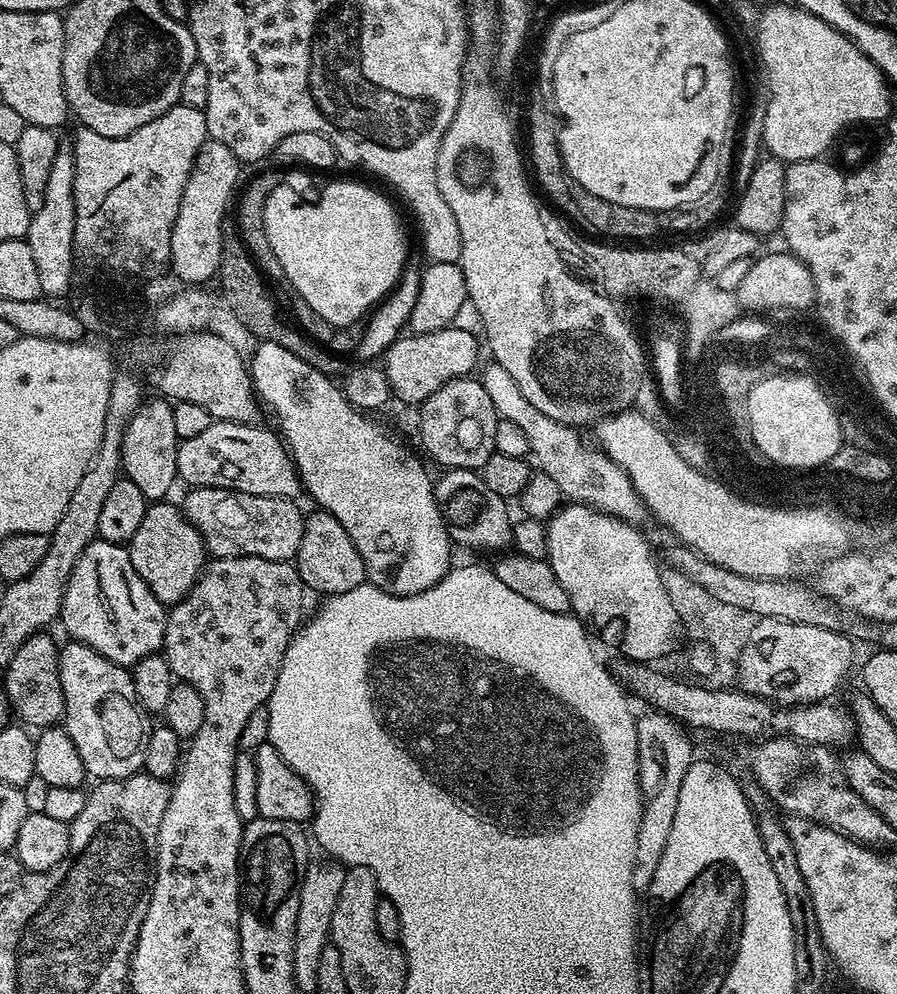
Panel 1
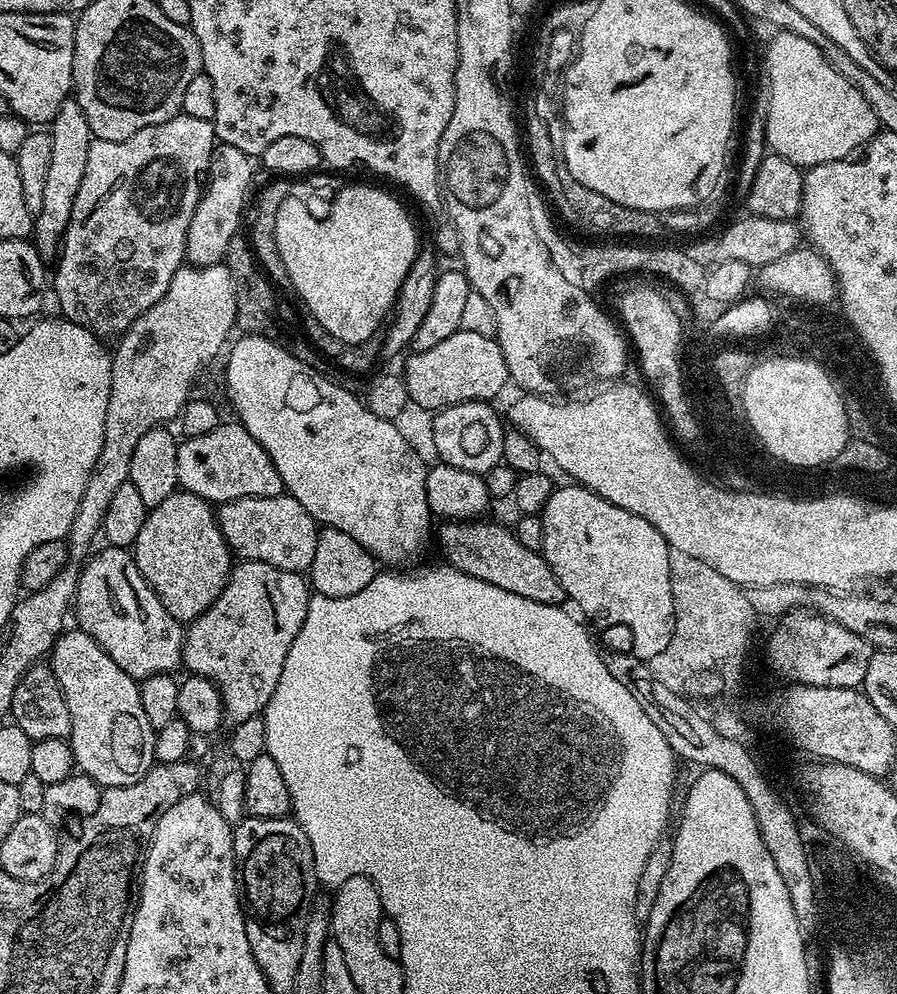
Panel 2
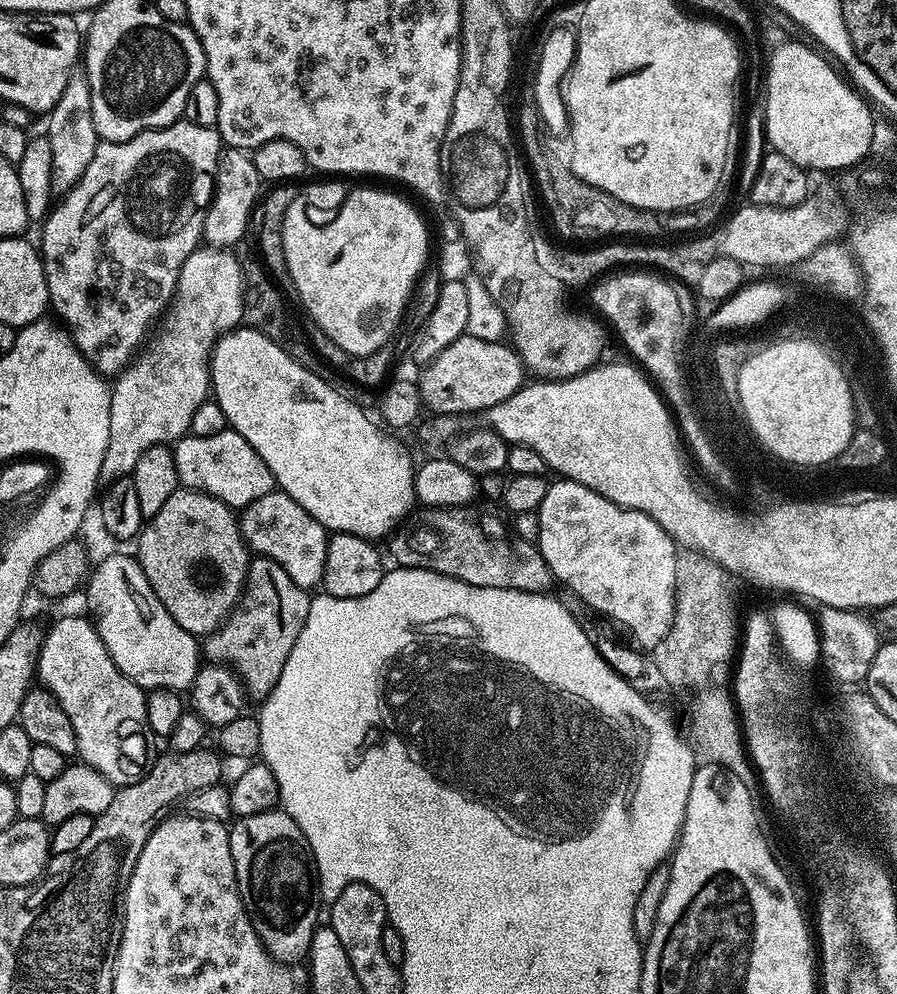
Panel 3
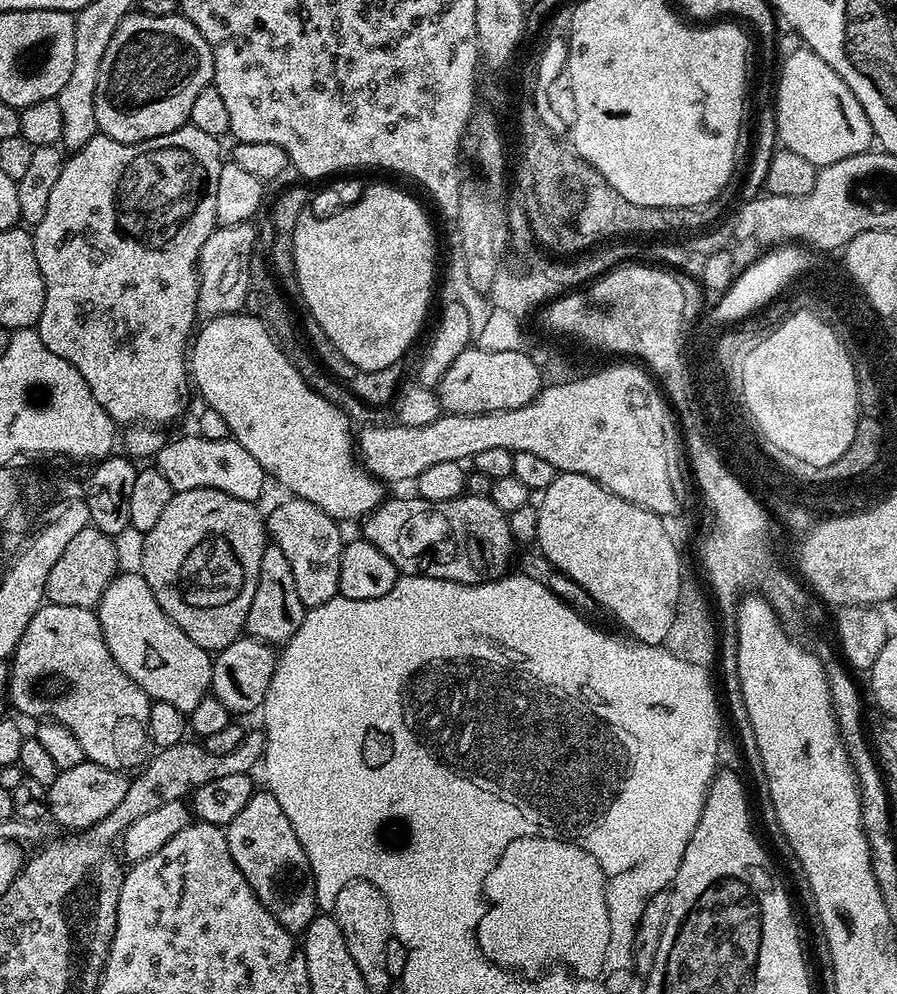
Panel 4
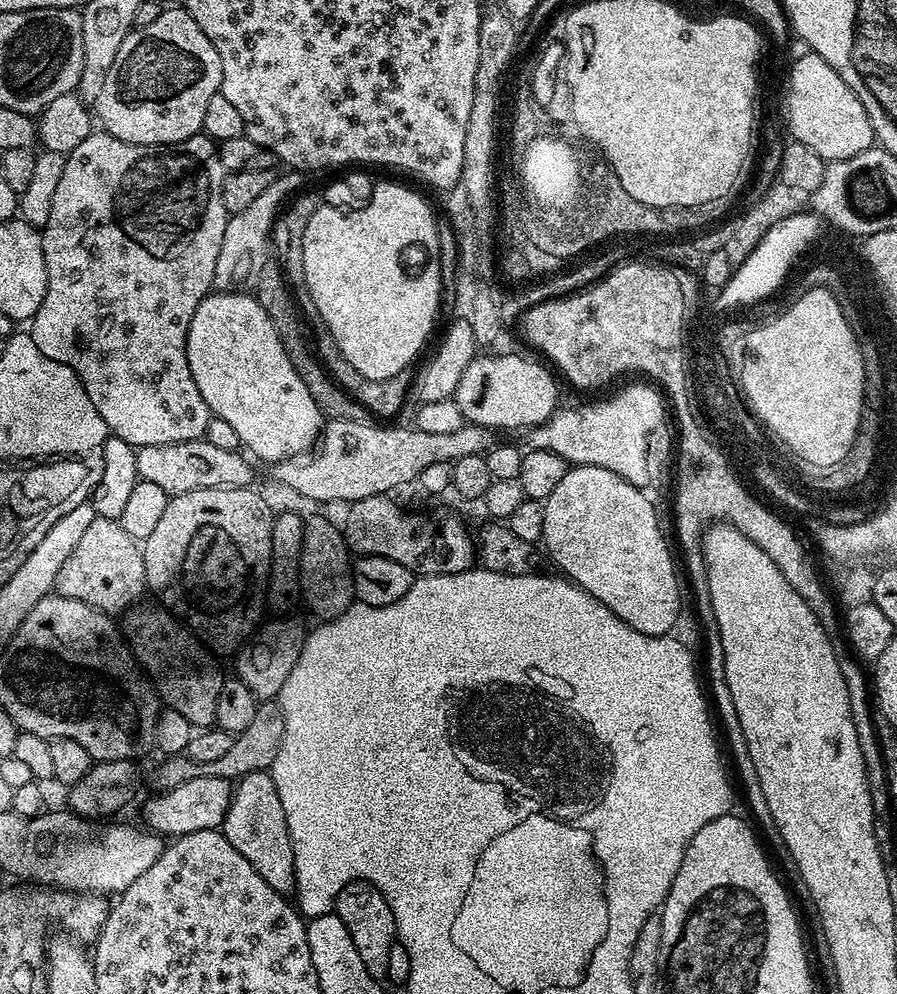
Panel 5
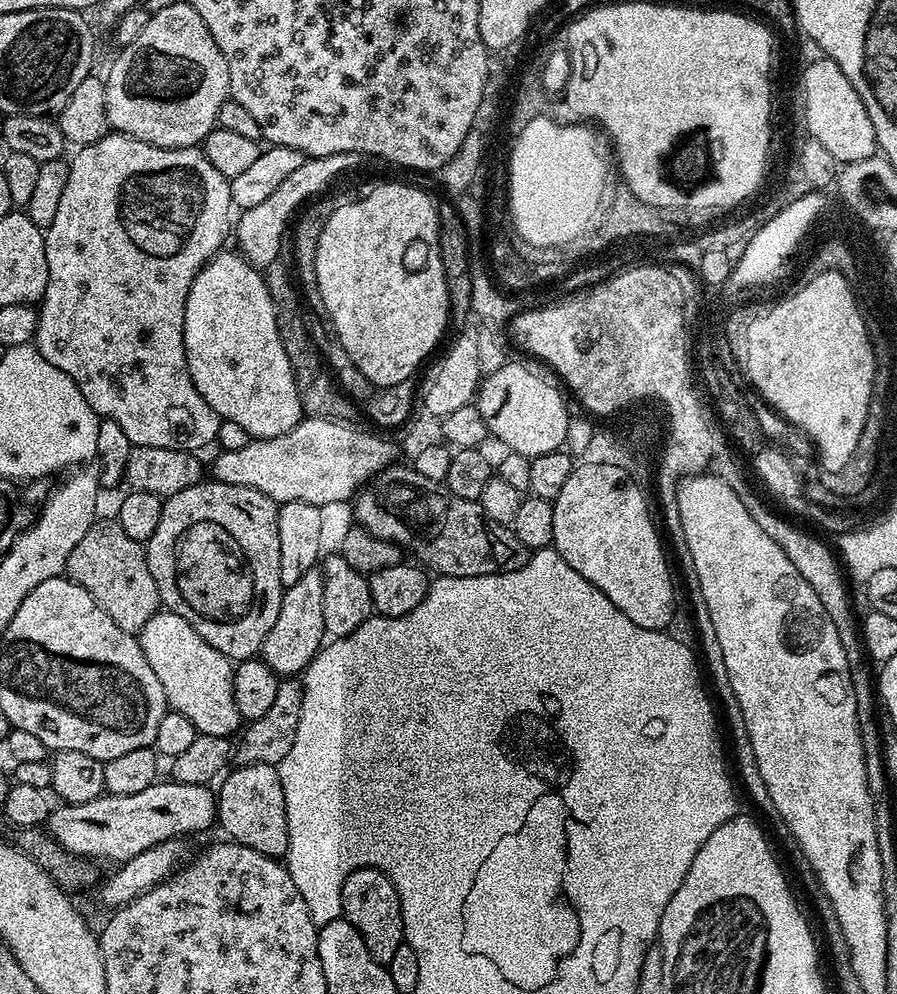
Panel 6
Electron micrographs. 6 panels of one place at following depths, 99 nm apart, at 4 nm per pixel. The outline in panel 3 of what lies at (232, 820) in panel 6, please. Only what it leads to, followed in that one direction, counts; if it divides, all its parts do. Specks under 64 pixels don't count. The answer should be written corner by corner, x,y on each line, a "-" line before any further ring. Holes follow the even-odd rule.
282,810
241,816
235,823
228,828
228,841
248,917
268,952
281,963
296,966
308,955
322,907
310,846
294,818

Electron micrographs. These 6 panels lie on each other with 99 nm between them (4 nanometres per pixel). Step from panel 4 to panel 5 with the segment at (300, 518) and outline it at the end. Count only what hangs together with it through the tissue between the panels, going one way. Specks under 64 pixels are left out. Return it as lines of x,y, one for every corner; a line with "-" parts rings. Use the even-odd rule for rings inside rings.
316,516
304,525
304,549
298,558
298,588
304,591
304,600
321,621
341,616
354,603
352,590
352,566
350,549
344,543
344,534
328,520

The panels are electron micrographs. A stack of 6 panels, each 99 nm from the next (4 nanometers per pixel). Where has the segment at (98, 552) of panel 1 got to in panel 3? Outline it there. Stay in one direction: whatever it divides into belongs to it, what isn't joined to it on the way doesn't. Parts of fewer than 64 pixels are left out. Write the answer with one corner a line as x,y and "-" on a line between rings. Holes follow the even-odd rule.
108,556
100,565
91,569
86,581
88,592
88,608
90,619
96,626
96,632
102,638
114,666
126,678
133,680
138,687
145,690
165,688
171,692
187,693
192,687
196,671
202,663
202,648
197,637
192,636
174,618
170,618
170,610
158,602
150,582
146,582
146,574
142,570
139,559
132,556

